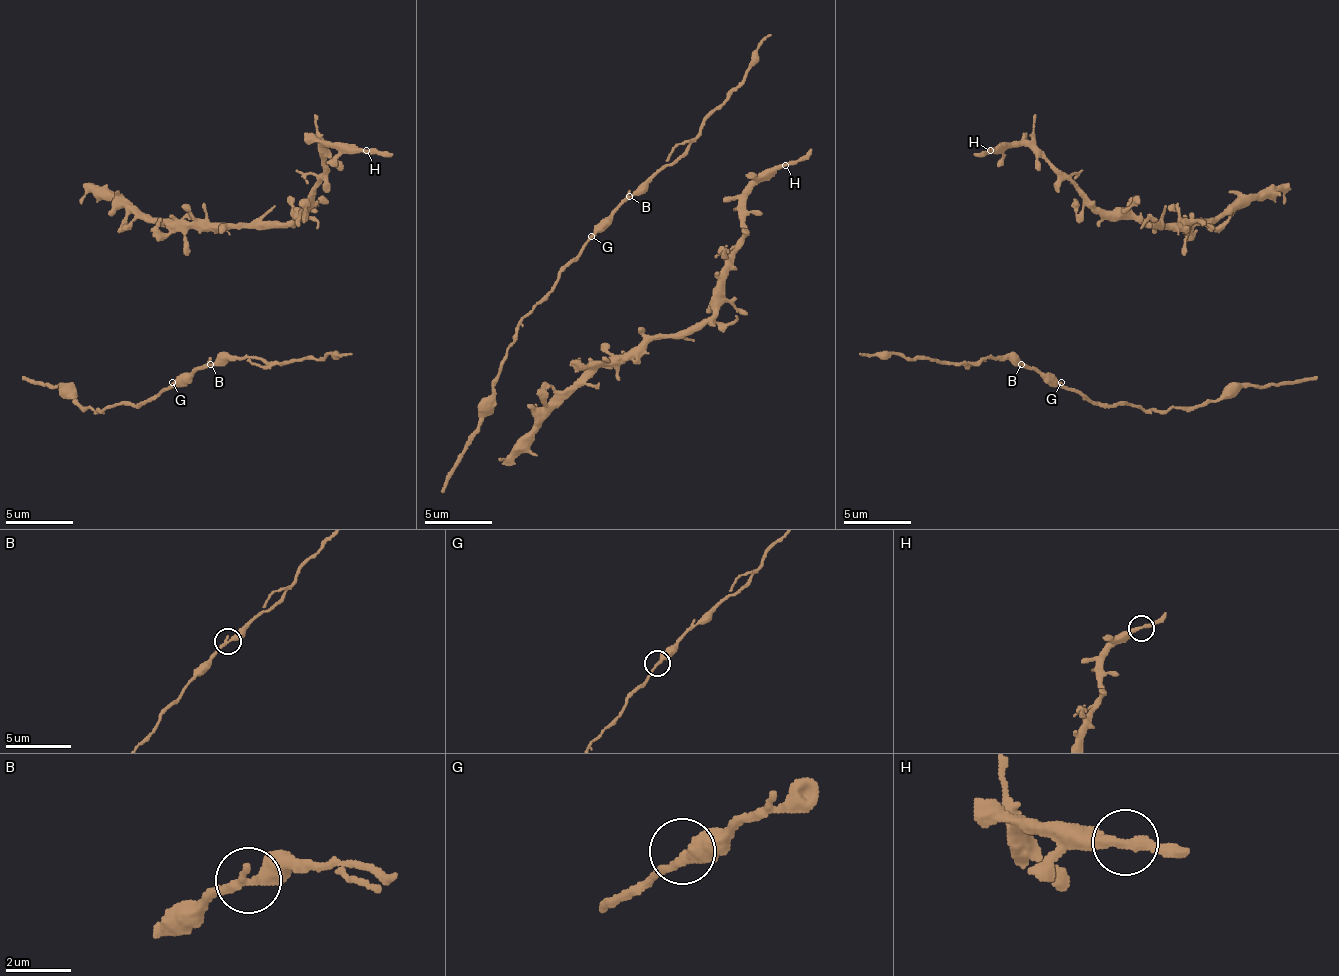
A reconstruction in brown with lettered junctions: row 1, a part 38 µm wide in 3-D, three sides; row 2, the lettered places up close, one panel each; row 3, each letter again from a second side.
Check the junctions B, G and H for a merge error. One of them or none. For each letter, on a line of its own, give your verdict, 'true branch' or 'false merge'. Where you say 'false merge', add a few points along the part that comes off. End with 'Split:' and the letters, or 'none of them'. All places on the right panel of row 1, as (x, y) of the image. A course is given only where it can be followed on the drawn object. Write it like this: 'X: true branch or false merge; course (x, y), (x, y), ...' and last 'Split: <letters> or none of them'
B: true branch
G: true branch
H: true branch
Split: none of them

